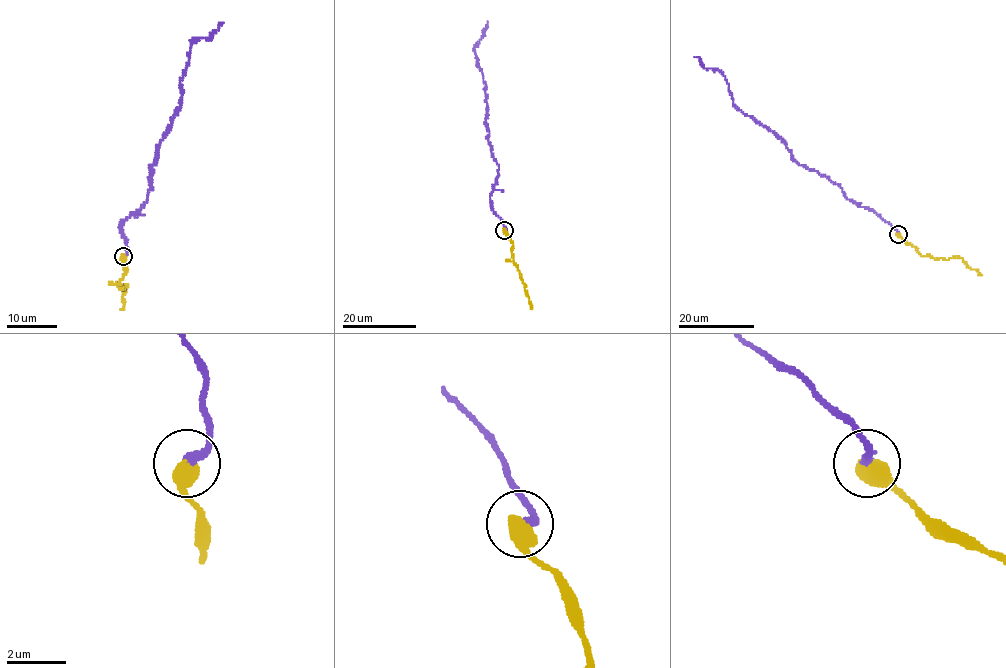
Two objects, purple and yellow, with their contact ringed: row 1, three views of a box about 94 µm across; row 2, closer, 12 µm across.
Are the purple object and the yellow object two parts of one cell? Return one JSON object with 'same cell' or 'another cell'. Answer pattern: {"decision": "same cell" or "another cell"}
{"decision": "another cell"}

